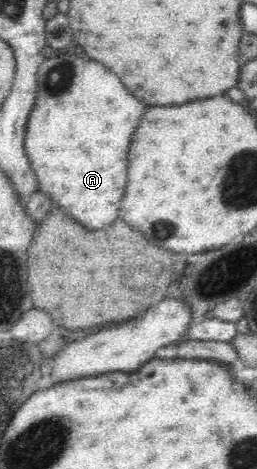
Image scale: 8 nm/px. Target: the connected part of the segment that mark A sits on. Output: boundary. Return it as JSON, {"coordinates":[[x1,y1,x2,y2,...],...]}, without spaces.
{"coordinates":[[72,50,57,52,44,59,37,72,37,87,36,100,25,124,23,145,37,180,38,191,58,204,60,210,74,222,88,230,102,230,118,216,126,186,130,136,146,106,130,96,120,80,102,64,84,56,77,57]]}

